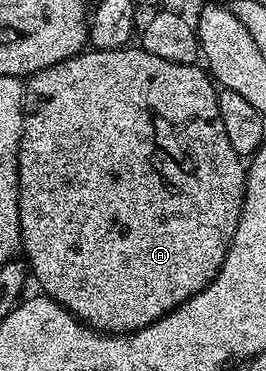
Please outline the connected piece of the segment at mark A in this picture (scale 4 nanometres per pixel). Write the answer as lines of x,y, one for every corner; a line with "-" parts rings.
124,46
122,48
97,48
84,50
78,56
71,56
67,60
57,62
45,70
36,72
25,84
23,98
24,114
23,129
19,135
19,238
21,241
21,252
29,265
29,272
32,277
39,279
42,295
58,302
62,308
69,310
75,315
75,319
86,324
87,327
97,332
108,334
126,334
139,332
145,326
157,322
167,312
172,312
179,304
184,304
190,296
196,296
200,290
221,270
225,262
225,254
228,246
231,245
233,234
239,225
241,210
243,209
243,195
247,189
247,168
244,157
233,150
229,137
225,134
225,126
221,122
221,110
219,109
219,92
213,83
212,77
199,64
178,64
177,62
165,62
165,58
157,58
157,54
149,54
142,46

